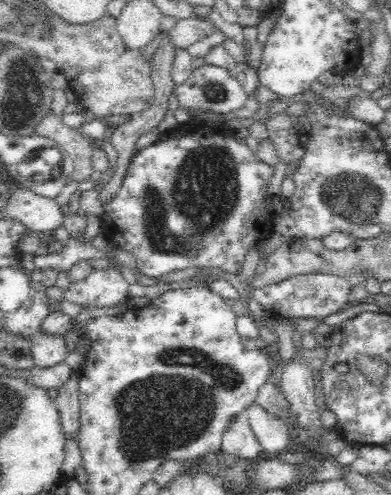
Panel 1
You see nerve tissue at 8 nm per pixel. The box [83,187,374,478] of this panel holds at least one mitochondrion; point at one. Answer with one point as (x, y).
(176, 407)

